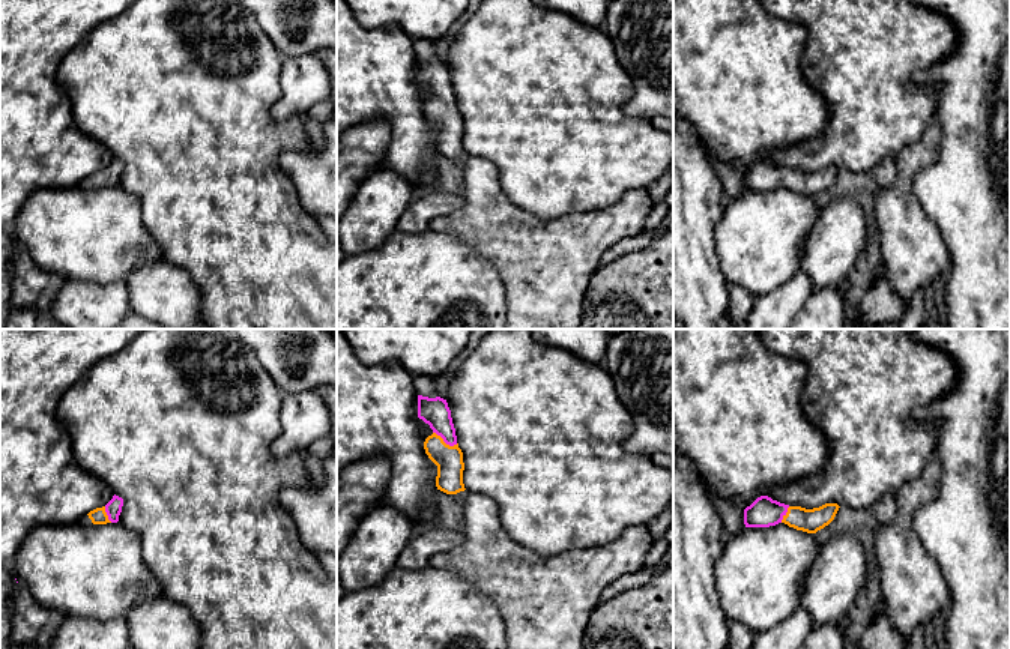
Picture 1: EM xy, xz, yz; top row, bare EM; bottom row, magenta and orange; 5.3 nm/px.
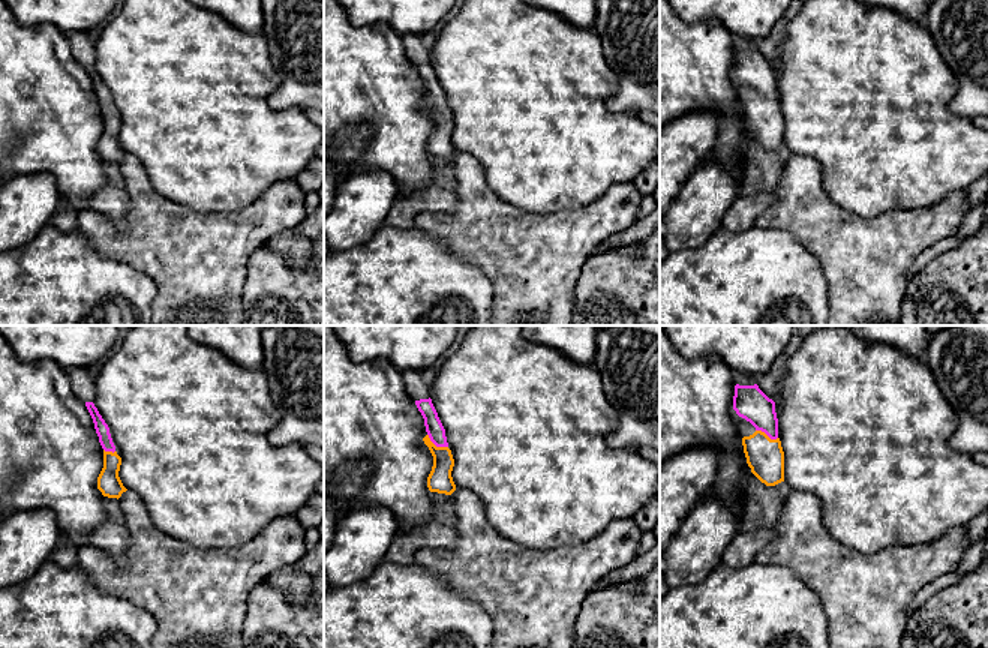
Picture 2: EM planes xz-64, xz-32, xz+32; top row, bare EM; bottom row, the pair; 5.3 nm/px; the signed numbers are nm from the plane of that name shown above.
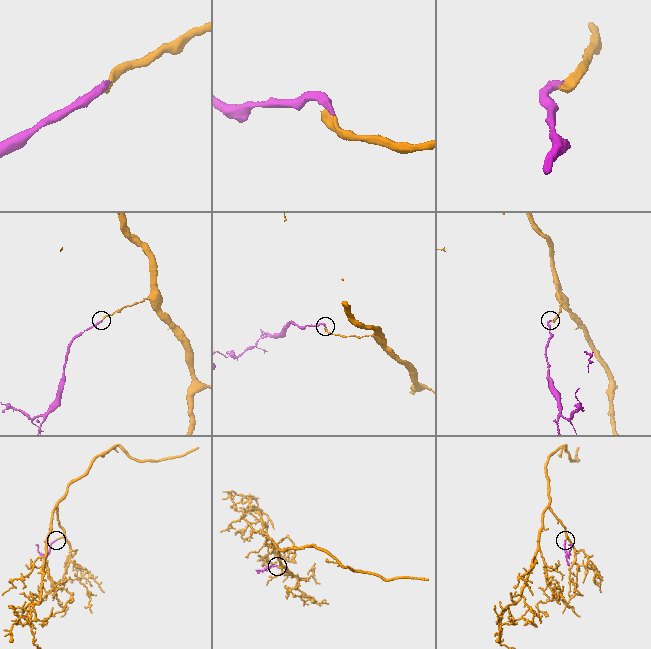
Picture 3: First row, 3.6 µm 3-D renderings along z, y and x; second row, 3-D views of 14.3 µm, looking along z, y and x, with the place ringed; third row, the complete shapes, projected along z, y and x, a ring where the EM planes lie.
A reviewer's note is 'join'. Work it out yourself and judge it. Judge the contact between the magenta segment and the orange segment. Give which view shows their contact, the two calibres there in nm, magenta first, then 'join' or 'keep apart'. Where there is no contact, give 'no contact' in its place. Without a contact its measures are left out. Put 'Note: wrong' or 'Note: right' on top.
Note: right
xz | 150/140 nm | join

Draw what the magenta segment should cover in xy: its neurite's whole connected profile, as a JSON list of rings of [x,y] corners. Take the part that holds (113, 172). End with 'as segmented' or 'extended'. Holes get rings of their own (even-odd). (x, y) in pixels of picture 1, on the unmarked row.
[[[114,158],[105,170],[90,174],[87,179],[93,188],[117,186],[122,170],[123,162]]]; extended

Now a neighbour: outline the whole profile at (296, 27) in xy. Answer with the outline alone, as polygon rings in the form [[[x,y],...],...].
[[[239,0],[257,18],[265,35],[283,57],[317,53],[322,48],[337,51],[337,0]]]

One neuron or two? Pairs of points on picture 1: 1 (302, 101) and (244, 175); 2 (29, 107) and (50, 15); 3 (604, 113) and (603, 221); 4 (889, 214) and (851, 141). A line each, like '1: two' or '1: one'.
1: two
2: one
3: two
4: two

